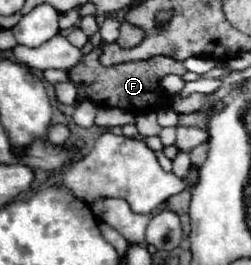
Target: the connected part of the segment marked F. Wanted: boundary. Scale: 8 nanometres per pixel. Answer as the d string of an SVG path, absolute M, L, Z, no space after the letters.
M98 49L84 55L84 59L68 71L68 75L76 83L82 99L86 97L98 105L104 103L106 107L122 107L122 109L148 109L152 105L156 107L160 103L160 93L154 93L154 91L158 91L158 79L168 73L182 75L182 73L186 73L186 69L182 67L182 63L174 61L172 57L152 57L146 61L104 67L98 61Z

